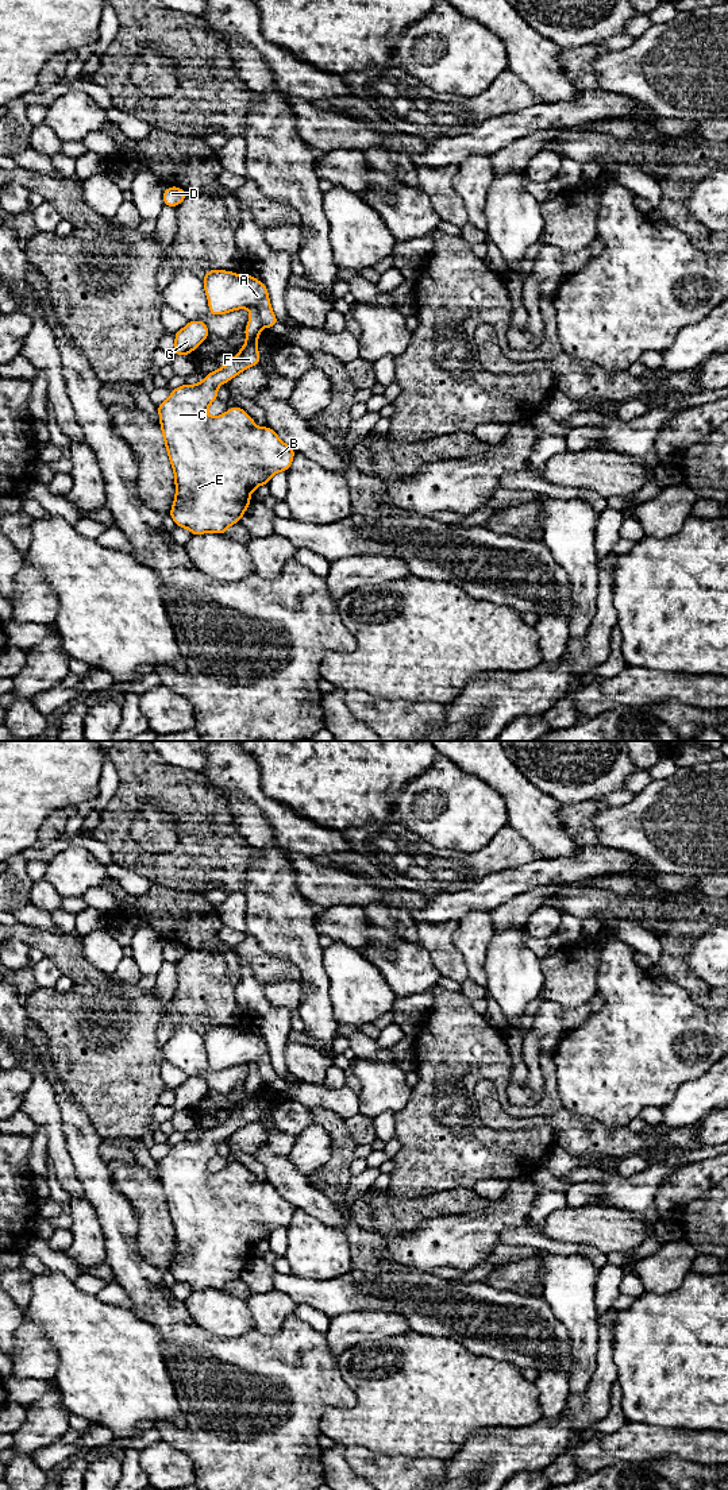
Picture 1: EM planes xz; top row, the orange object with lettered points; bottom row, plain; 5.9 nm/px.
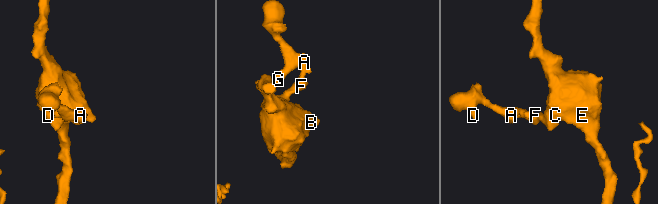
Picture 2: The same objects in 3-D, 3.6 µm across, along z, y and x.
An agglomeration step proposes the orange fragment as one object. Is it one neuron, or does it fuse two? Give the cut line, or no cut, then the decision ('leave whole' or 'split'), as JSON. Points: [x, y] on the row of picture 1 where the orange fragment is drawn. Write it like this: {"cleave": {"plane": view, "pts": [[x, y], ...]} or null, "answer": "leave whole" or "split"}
{"cleave": {"plane": "xz", "pts": [[250, 307], [258, 311], [258, 317], [264, 325]]}, "answer": "split"}

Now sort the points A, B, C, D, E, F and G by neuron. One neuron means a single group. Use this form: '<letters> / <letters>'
A D G / B C E F

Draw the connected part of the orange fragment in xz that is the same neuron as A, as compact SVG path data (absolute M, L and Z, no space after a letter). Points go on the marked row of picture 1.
M209 270L203 283L211 314L217 316L236 309L257 308L263 327L271 328L278 323L271 310L266 285L254 277Z

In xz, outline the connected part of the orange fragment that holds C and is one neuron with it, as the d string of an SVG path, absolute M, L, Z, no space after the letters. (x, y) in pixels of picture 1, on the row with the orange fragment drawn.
M250 308L250 320L244 328L246 343L239 354L222 368L207 374L197 385L182 385L170 391L170 397L158 405L161 429L174 471L176 498L170 516L176 525L189 529L194 536L207 532L224 534L228 526L240 521L250 506L250 494L270 478L288 471L296 452L269 426L259 428L240 408L230 408L217 417L208 416L208 406L217 398L217 387L249 367L258 366L257 341L263 328L257 308Z

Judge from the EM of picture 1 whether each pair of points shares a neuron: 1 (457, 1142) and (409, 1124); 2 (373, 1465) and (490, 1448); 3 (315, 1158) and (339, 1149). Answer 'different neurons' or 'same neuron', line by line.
1: same neuron
2: different neurons
3: different neurons

